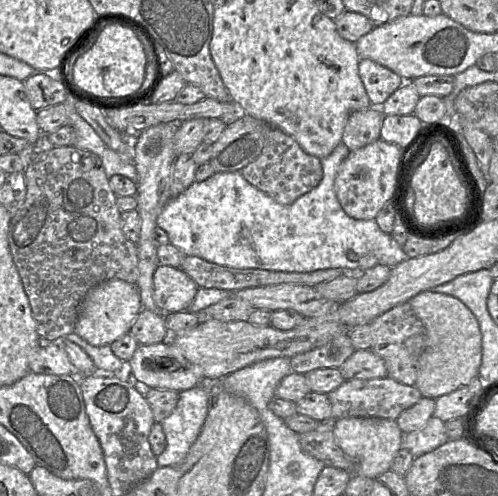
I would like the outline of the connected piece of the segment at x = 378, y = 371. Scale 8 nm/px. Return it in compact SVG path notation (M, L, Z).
M371 349L355 352L339 367L344 380L373 379L388 376L384 360Z

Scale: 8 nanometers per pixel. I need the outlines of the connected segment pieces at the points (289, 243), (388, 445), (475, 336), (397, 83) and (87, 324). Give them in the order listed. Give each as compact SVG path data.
M341 142L334 151L321 160L323 178L318 186L300 196L290 205L274 201L251 185L240 173L216 172L202 182L192 183L184 192L171 198L157 217L157 226L164 229L173 244L188 256L197 256L209 262L233 268L255 268L270 271L308 273L323 269L357 270L359 260L373 254L378 264L393 268L409 259L391 234L383 232L375 219L357 220L349 217L341 207L335 192L339 167L350 154Z
M347 417L333 420L333 434L340 448L354 461L354 474L375 479L390 470L393 458L403 447L403 432L393 419Z
M432 291L420 292L408 302L423 323L427 334L426 347L419 360L418 375L414 385L421 392L422 397L436 399L469 384L473 378L479 376L482 336L478 321L470 309L453 296Z
M361 58L358 70L371 105L375 107L381 107L387 98L405 82L394 71L371 59Z
M120 279L104 281L93 287L83 298L73 332L93 346L110 345L129 332L141 310L140 292L136 284Z

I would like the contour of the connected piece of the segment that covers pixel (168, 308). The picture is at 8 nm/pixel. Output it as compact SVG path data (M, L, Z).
M159 264L153 275L153 298L164 314L188 310L198 286L183 270Z

